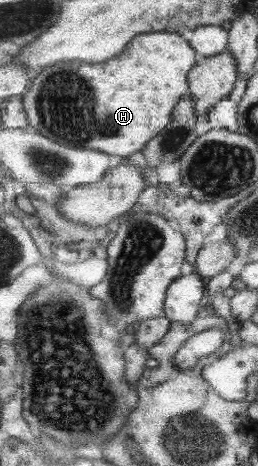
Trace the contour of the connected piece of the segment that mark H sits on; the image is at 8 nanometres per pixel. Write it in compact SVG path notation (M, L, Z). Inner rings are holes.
M150 32L135 37L130 47L118 59L110 59L110 63L80 63L80 69L68 67L74 63L63 64L66 69L48 66L40 77L35 77L30 91L21 97L28 115L28 126L60 145L96 149L111 155L115 160L132 157L173 122L174 107L189 93L189 74L197 65L196 54L196 49L183 35Z

